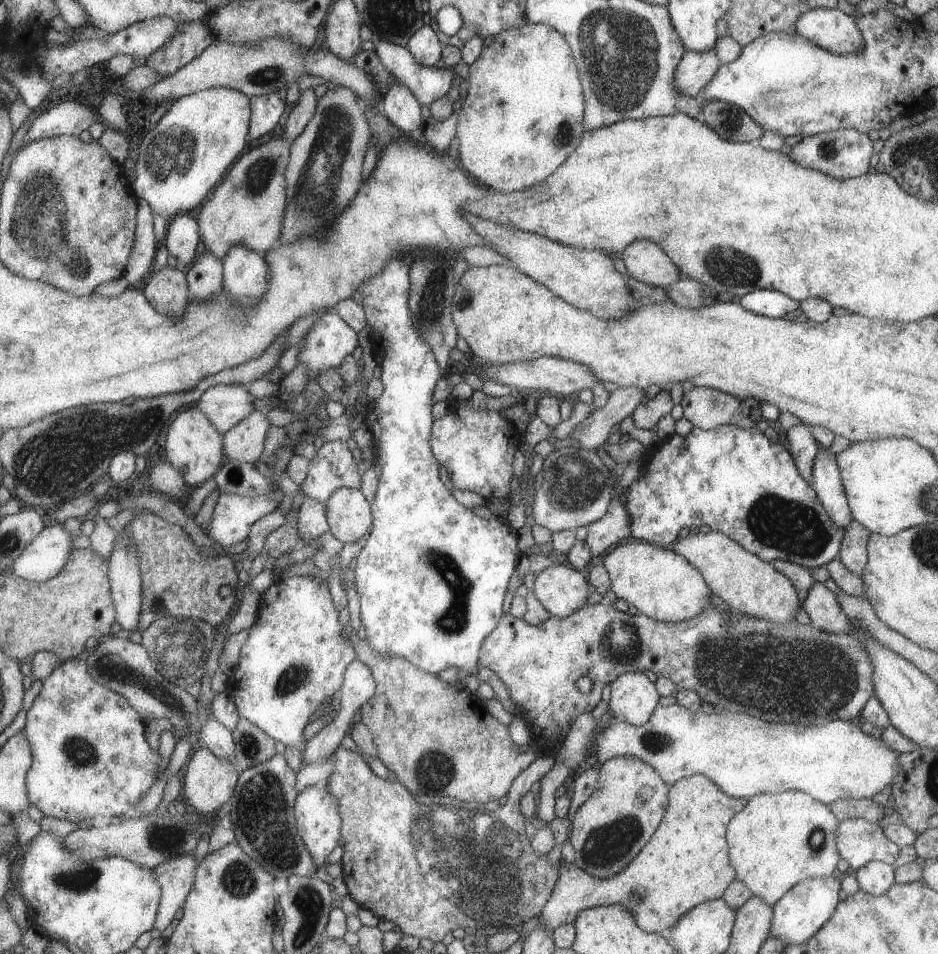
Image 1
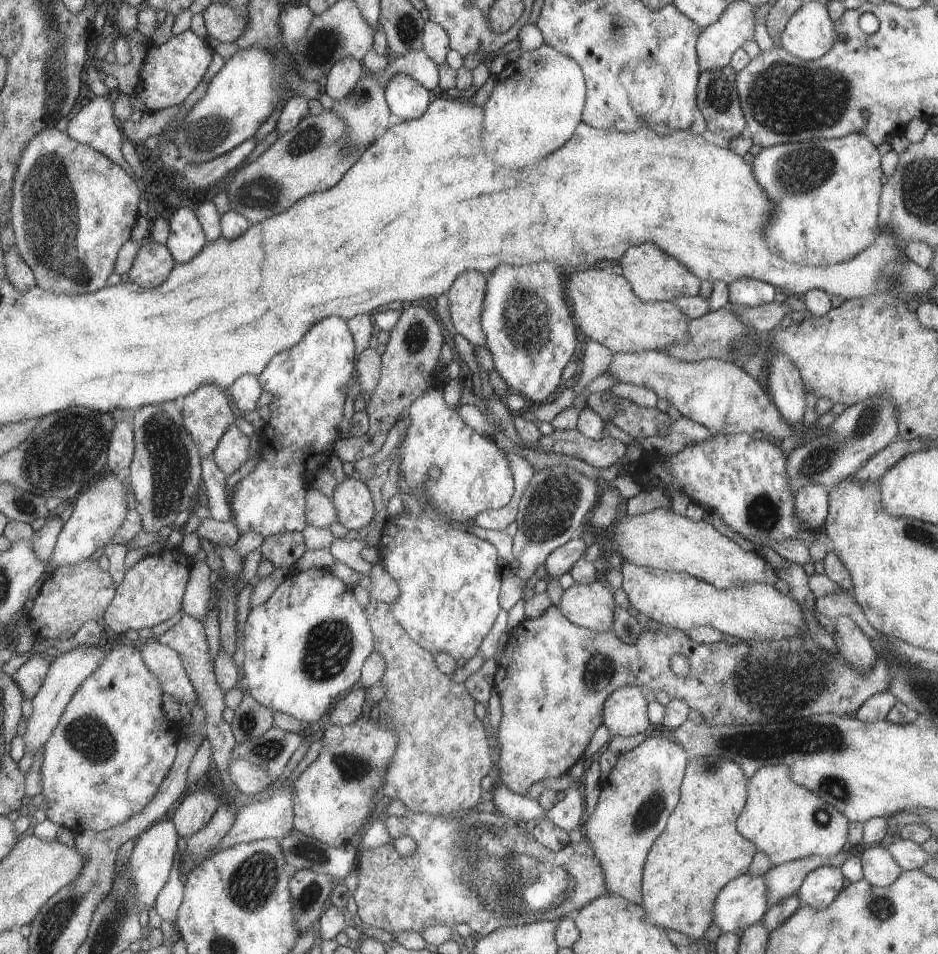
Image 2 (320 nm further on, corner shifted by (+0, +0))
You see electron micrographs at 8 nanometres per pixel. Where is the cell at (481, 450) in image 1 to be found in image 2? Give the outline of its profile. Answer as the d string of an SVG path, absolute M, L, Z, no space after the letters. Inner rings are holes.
M442 386L431 387L416 398L405 413L409 416L409 427L403 440L397 448L396 457L400 459L398 472L403 475L402 485L407 489L422 489L430 496L434 508L450 520L465 522L470 518L477 518L479 513L497 510L505 506L514 494L514 478L511 478L510 466L507 466L505 454L489 440L489 437L479 436L470 426L467 426L455 409L447 406L442 397ZM431 466L440 468L440 475L436 479L427 476L427 469Z

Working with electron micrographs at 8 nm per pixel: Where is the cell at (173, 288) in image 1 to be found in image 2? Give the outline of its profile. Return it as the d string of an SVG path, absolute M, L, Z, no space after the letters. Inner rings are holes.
M147 238L142 241L134 265L125 278L148 289L161 285L174 268L174 263L173 255L164 244L154 243Z

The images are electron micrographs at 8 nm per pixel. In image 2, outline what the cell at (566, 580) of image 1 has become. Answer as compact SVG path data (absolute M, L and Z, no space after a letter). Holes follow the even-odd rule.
M593 581L586 585L573 583L562 591L558 609L575 626L603 632L613 626L615 606L611 589Z

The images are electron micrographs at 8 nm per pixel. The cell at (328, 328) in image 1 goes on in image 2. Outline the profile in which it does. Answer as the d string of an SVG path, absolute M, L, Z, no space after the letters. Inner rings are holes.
M329 315L311 325L297 344L270 358L266 368L257 375L262 390L272 396L272 401L267 404L270 410L269 421L260 431L263 438L271 440L261 440L257 463L247 475L234 484L229 493L232 512L230 520L239 534L255 532L264 539L277 533L301 532L307 525L305 488L309 487L305 482L305 476L313 477L313 470L317 471L319 464L325 465L329 456L333 454L331 448L334 442L339 440L338 426L342 421L343 412L341 406L346 401L345 384L349 384L353 372L356 350L348 321Z

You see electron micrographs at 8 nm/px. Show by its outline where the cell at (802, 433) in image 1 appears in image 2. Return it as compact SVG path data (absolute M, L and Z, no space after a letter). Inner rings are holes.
M803 485L795 492L794 506L798 518L806 523L807 527L817 529L826 520L828 490L821 485Z

